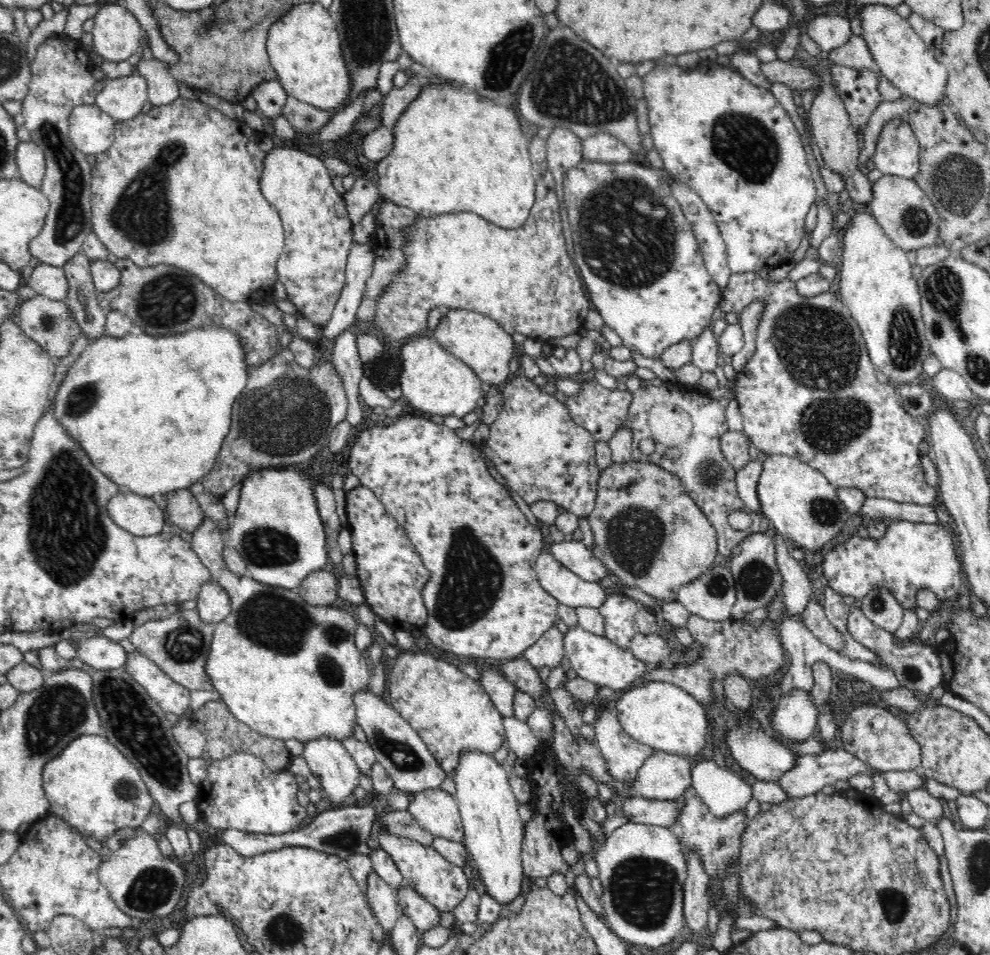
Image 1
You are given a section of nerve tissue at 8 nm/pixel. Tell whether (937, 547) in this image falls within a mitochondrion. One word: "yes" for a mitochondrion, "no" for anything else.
no

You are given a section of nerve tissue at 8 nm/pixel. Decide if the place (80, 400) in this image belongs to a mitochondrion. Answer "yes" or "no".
yes

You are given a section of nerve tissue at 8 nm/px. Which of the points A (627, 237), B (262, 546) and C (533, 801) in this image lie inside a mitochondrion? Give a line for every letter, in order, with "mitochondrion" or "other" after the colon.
A: mitochondrion
B: mitochondrion
C: other

